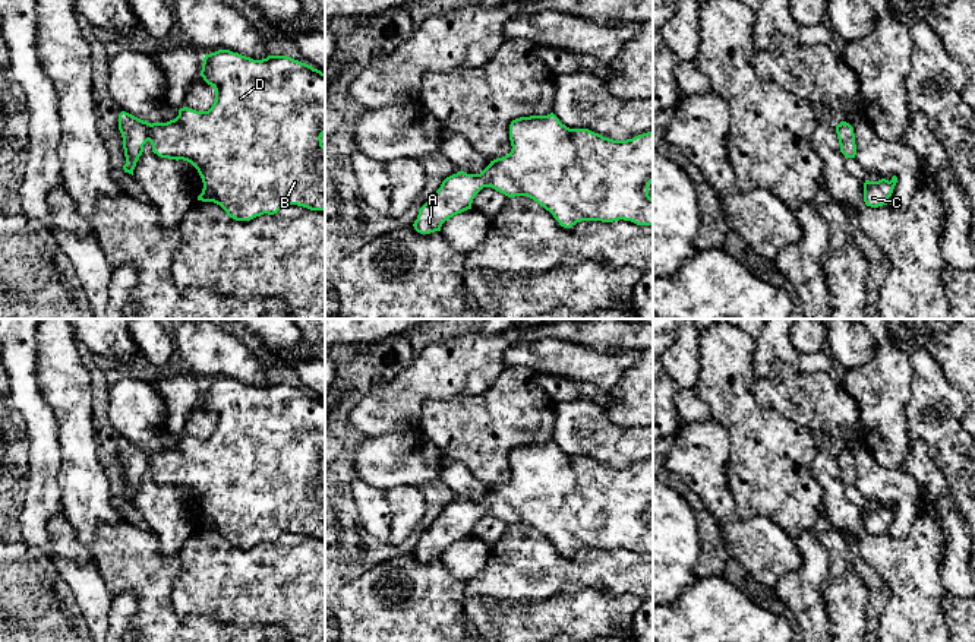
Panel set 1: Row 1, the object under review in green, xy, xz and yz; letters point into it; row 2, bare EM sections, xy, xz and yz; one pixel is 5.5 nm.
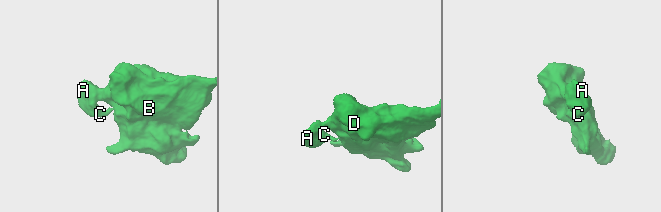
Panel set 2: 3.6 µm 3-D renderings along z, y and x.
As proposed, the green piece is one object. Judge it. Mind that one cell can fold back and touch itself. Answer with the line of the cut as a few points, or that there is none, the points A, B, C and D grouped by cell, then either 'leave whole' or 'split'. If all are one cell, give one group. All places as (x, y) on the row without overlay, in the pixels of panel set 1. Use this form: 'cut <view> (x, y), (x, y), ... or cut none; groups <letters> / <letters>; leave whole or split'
cut none; groups A B C D; leave whole

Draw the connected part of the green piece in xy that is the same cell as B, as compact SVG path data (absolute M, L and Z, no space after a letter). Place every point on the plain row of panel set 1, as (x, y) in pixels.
M218 377L205 382L201 404L215 417L215 428L208 439L183 434L174 447L152 452L126 439L119 442L124 500L133 503L143 472L149 468L158 484L190 490L203 510L198 528L220 532L236 548L274 543L285 532L325 538L325 474L321 467L325 461L325 401L287 383L253 388L230 377Z

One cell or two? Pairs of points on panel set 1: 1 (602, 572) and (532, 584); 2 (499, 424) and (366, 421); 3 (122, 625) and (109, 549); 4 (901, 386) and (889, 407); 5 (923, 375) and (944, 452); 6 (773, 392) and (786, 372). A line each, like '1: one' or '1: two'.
1: one
2: two
3: two
4: one
5: one
6: one

